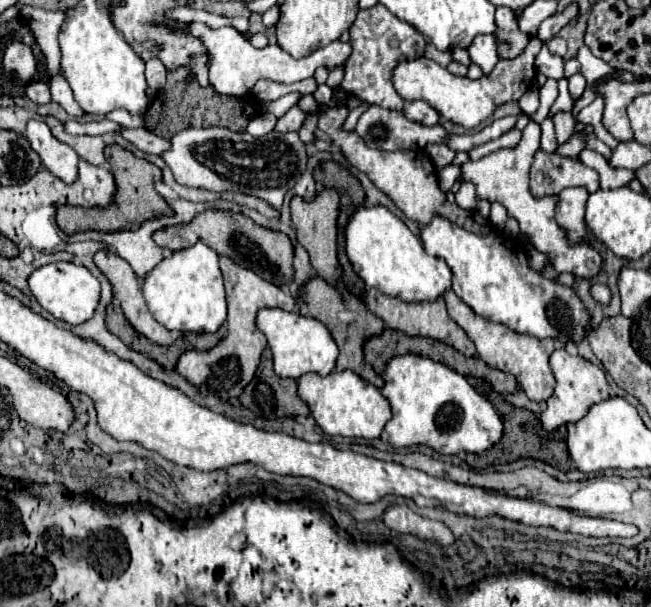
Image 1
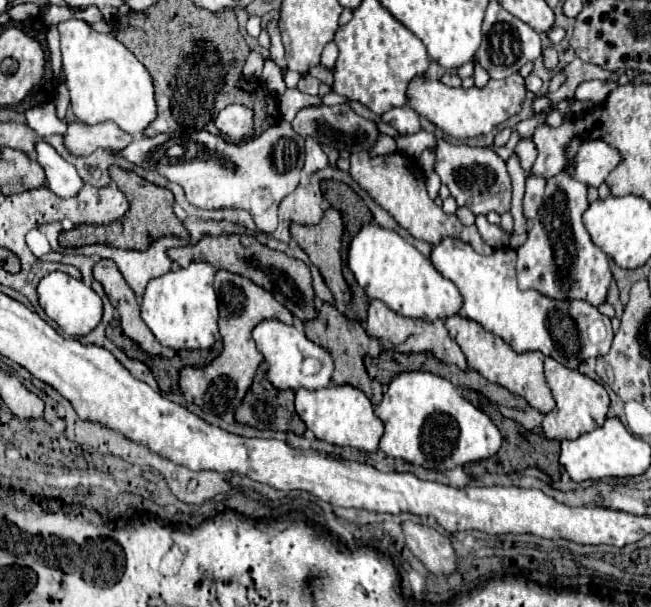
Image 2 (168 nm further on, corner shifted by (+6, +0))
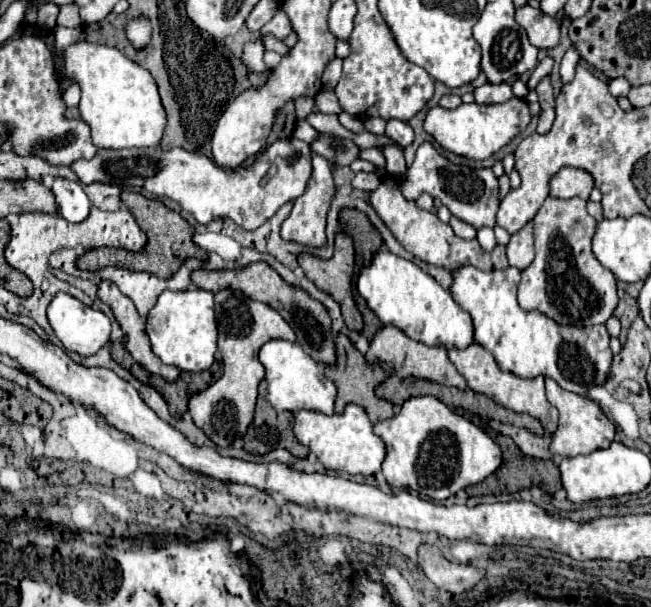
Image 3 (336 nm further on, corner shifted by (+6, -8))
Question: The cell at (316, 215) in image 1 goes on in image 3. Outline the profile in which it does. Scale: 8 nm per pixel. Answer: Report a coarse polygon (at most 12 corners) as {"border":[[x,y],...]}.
{"border":[[339,234],[331,260],[299,256],[305,276],[339,306],[351,332],[363,318],[353,302],[355,250]]}

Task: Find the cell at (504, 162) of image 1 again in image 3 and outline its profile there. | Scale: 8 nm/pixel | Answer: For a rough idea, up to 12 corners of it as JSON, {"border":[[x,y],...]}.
{"border":[[417,148],[401,182],[407,200],[427,192],[463,222],[493,228],[499,182]]}

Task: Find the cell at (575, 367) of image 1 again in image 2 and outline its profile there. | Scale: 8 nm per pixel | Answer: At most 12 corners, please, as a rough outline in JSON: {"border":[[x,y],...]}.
{"border":[[545,360],[547,438],[575,440],[609,412],[597,380]]}

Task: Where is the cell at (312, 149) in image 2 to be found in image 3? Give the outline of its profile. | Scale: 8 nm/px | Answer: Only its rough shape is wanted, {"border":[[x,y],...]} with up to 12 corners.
{"border":[[313,156],[313,176],[295,198],[281,238],[325,246],[335,184],[325,158]]}

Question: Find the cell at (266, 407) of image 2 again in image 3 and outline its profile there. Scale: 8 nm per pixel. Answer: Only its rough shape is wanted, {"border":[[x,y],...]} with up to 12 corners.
{"border":[[259,384],[255,420],[245,434],[249,454],[275,448],[307,458],[309,450],[293,436],[293,414],[277,414]]}

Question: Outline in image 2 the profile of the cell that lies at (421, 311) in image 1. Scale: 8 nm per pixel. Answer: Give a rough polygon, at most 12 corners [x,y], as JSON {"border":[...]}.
{"border":[[369,302],[367,334],[385,350],[433,352],[467,368],[443,320],[407,318]]}

